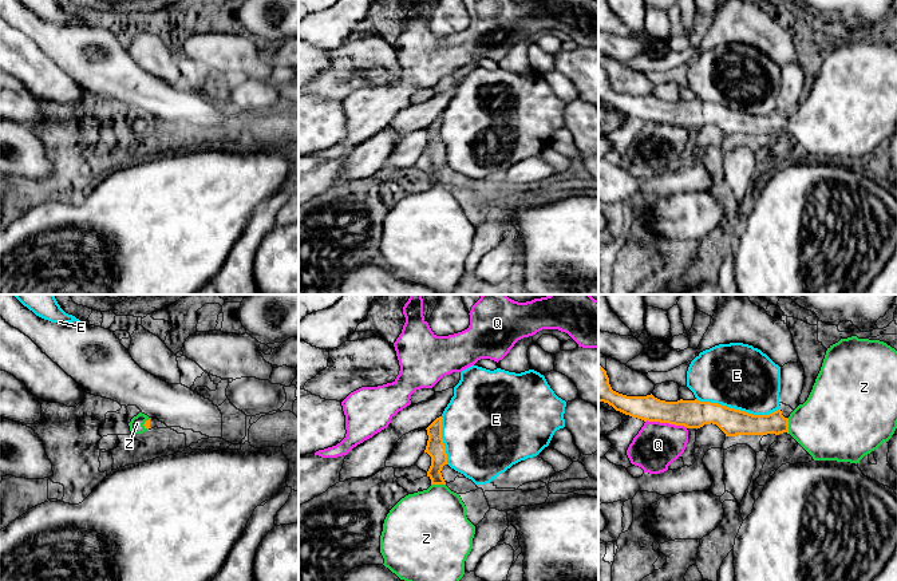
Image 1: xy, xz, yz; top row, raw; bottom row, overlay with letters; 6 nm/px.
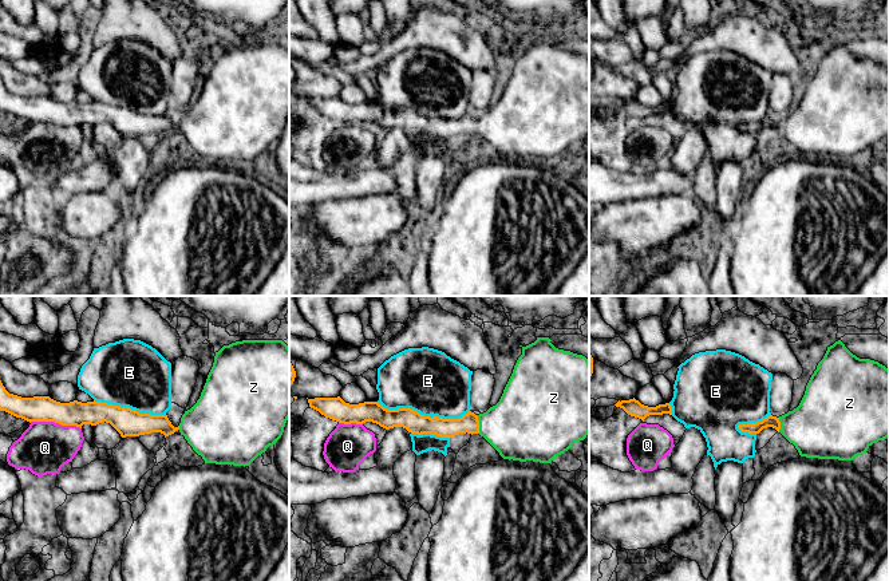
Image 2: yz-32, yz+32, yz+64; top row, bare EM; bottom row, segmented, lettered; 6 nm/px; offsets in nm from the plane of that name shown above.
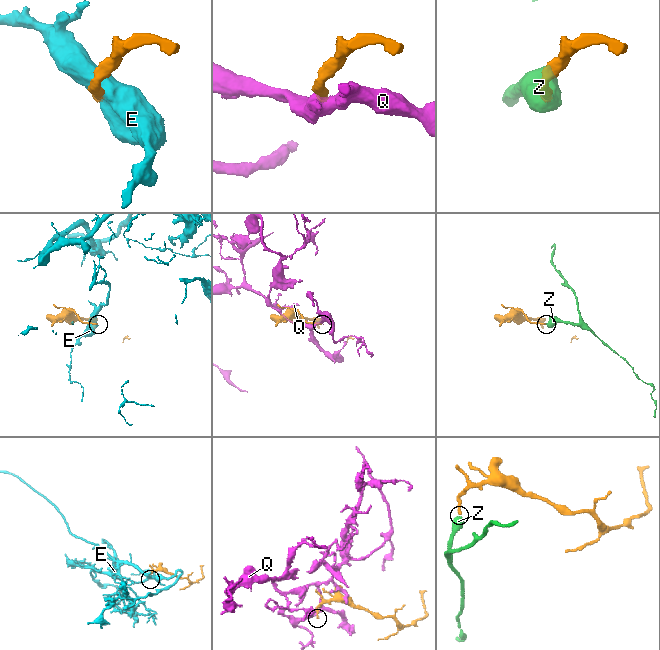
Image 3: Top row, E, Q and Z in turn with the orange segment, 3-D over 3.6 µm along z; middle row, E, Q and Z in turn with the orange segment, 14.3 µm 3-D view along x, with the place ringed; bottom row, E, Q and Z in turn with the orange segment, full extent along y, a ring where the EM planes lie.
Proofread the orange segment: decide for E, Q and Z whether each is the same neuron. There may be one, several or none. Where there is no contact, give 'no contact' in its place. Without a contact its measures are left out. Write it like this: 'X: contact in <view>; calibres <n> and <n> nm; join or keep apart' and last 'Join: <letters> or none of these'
E: contact in yz; calibres 160 and 400 nm; keep apart
Q: contact in yz; calibres 180 and 280 nm; keep apart
Z: contact in yz; calibres 130 and 400 nm; join
Join: Z

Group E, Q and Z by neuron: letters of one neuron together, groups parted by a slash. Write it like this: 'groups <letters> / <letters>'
groups E / Q / Z

